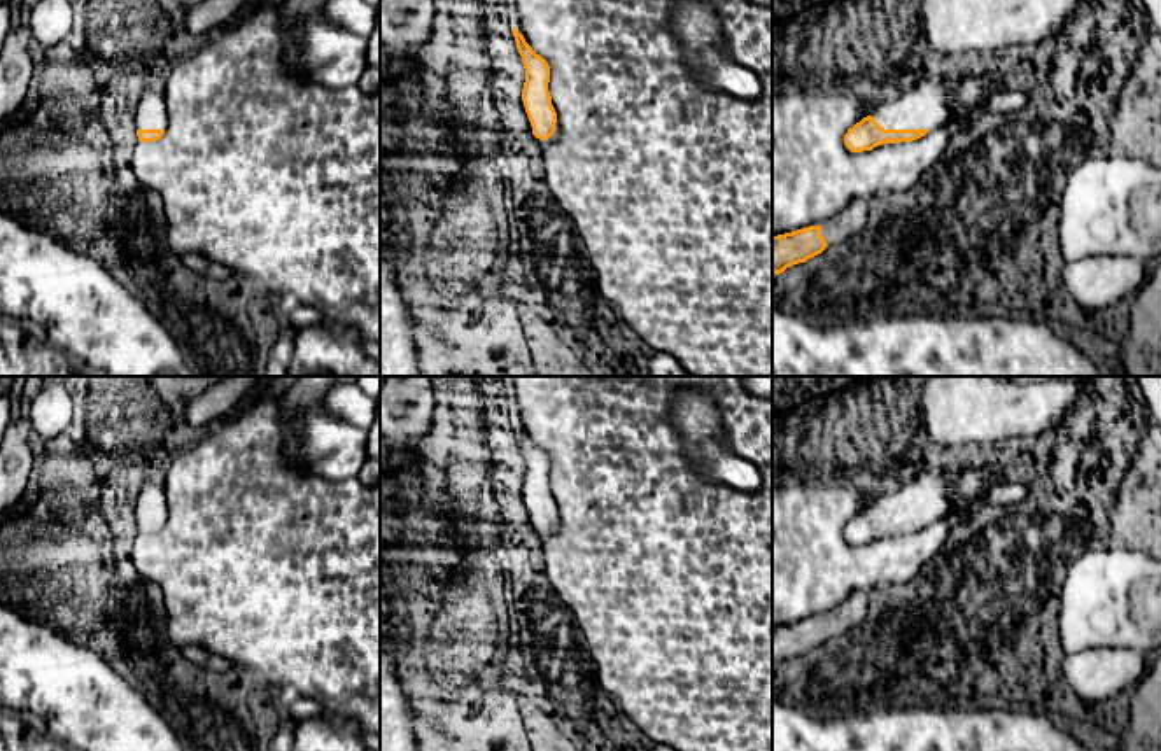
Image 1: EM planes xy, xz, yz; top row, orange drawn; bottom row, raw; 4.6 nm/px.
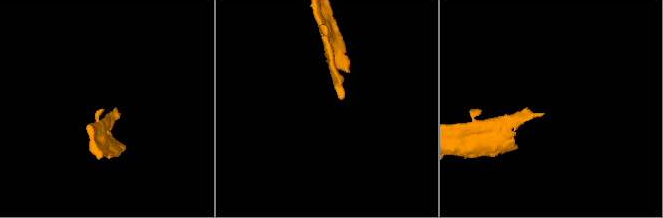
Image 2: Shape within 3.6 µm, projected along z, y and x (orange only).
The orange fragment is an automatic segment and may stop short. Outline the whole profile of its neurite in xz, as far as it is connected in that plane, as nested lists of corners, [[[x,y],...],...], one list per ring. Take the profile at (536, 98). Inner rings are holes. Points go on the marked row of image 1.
[[[515,26],[511,32],[525,68],[522,102],[531,121],[529,128],[538,142],[546,145],[559,133],[557,112],[552,105],[552,96],[548,91],[550,67],[545,58],[532,51]]]

